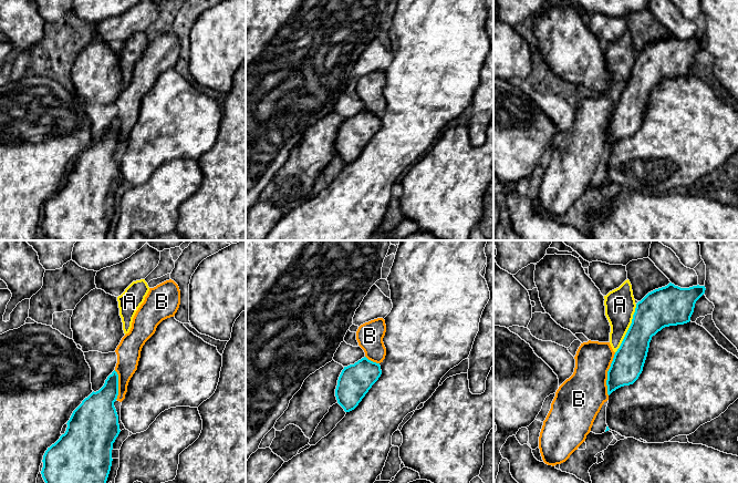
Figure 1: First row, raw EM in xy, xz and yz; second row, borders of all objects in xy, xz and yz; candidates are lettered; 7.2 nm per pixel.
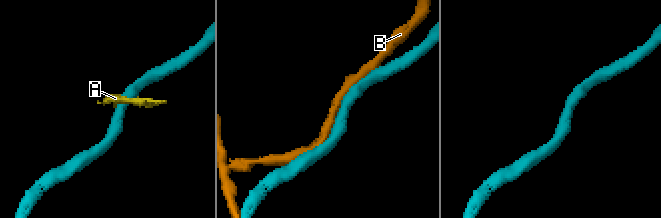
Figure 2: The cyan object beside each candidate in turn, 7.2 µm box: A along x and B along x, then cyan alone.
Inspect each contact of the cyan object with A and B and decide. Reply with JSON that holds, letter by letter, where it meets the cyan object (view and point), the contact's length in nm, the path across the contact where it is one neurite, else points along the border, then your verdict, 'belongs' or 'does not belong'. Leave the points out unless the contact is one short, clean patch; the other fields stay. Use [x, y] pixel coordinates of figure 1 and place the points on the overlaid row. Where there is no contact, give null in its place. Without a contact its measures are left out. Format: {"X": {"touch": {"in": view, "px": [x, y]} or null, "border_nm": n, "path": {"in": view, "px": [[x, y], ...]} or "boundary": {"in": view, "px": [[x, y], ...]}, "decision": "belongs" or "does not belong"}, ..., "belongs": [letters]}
{"A": {"touch": {"in": "yz", "px": [629, 328]}, "border_nm": 400, "boundary": {"in": "yz", "px": [[636, 304], [631, 325], [615, 352]]}, "decision": "does not belong"}, "B": {"touch": {"in": "yz", "px": [607, 373]}, "border_nm": 320, "decision": "belongs"}, "belongs": ["B"]}

